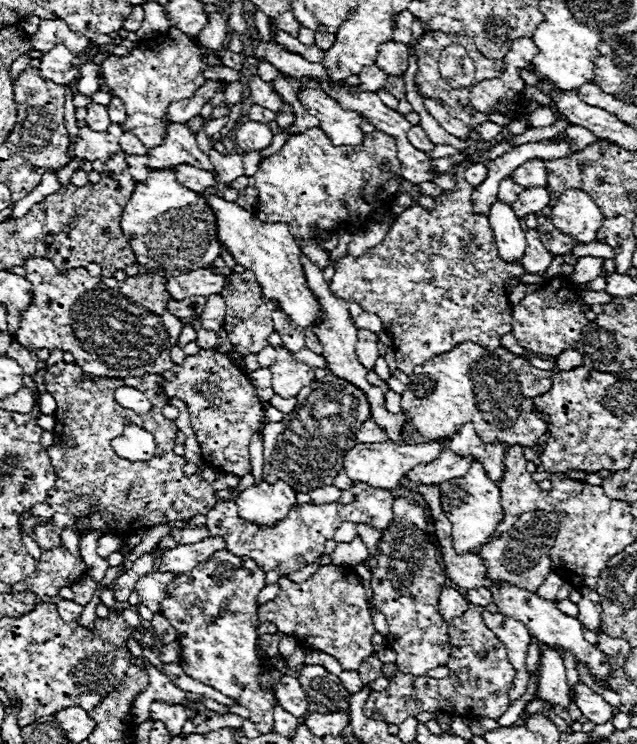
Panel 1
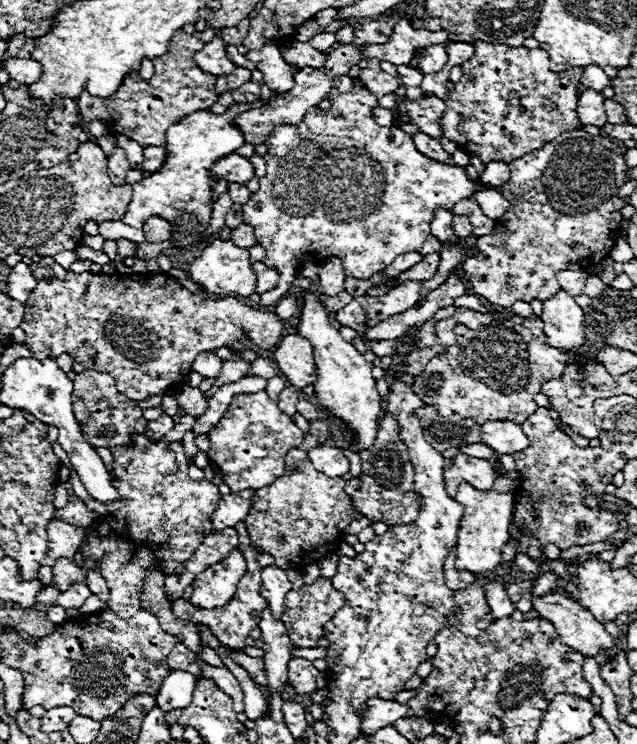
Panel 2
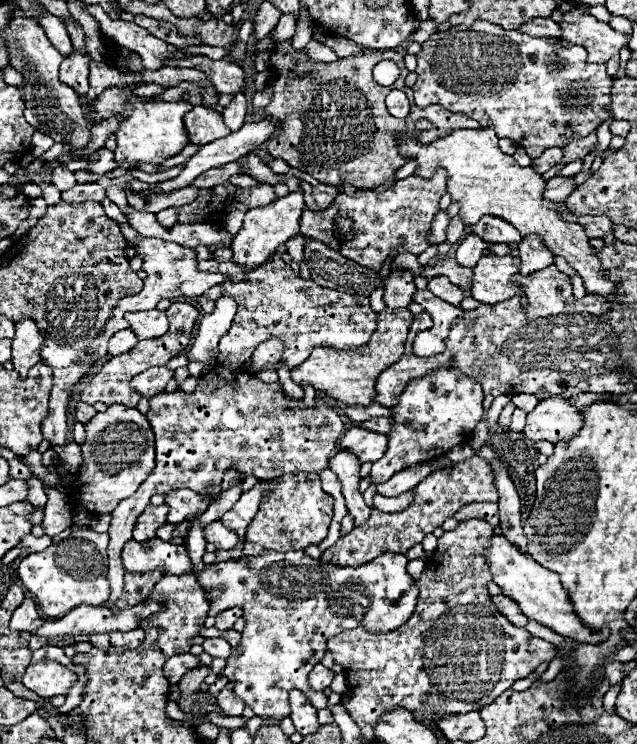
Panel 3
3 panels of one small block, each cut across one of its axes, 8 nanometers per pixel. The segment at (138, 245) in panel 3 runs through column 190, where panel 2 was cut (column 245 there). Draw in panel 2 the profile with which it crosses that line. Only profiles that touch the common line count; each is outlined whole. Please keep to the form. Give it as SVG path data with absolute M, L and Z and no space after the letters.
M214 240L210 246L202 250L194 262L190 262L188 270L190 278L200 284L210 294L220 296L250 296L256 288L256 272L252 270L252 264L248 260L248 250L234 246L230 240Z

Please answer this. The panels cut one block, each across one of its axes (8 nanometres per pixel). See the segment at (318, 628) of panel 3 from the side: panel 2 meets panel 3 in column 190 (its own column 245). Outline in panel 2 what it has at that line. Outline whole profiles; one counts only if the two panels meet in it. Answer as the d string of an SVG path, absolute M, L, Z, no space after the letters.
M232 550L228 558L206 568L192 582L192 604L198 608L218 608L226 604L234 592L240 578L246 574L244 556L238 550Z

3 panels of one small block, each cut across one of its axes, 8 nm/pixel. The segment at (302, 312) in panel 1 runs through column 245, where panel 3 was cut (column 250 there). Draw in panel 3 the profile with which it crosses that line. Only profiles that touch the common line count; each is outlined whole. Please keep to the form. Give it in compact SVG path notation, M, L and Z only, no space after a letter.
M296 190L296 192L290 192L288 196L276 198L268 206L248 210L246 216L244 216L242 228L238 230L238 234L232 240L234 262L244 264L248 268L258 268L258 266L266 264L280 244L284 244L292 236L300 234L300 216L302 216L304 208L306 208L306 204L304 204L302 190Z

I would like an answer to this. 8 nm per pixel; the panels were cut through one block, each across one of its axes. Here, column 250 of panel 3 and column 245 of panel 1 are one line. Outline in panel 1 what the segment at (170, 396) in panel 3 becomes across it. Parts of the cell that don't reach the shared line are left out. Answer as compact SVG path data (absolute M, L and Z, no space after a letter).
M198 350L198 354L186 356L182 364L174 364L168 372L162 372L162 378L166 380L162 392L168 398L180 398L186 402L204 462L212 464L218 472L234 474L238 478L250 474L252 464L248 446L252 434L260 430L264 406L248 376L238 370L228 356L222 356L222 352Z

